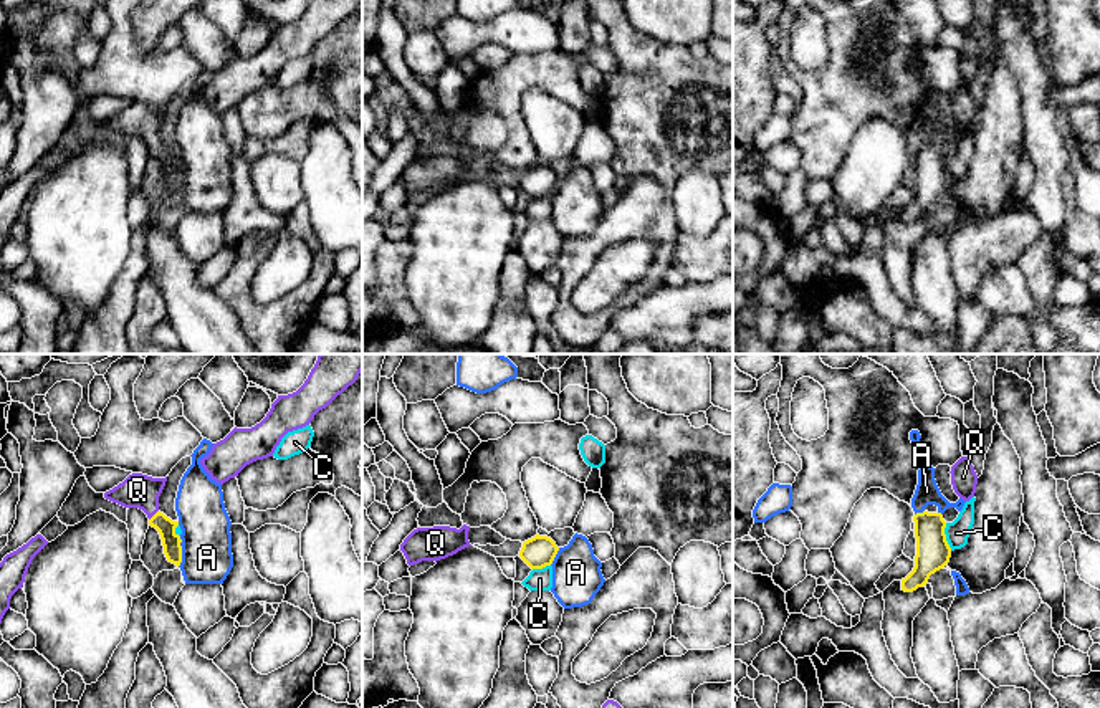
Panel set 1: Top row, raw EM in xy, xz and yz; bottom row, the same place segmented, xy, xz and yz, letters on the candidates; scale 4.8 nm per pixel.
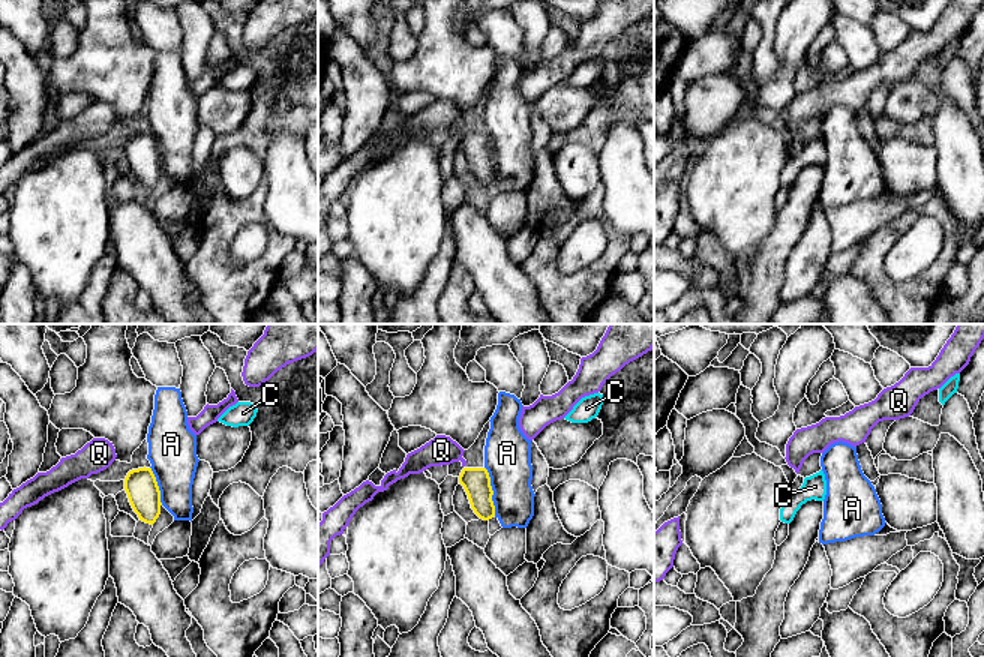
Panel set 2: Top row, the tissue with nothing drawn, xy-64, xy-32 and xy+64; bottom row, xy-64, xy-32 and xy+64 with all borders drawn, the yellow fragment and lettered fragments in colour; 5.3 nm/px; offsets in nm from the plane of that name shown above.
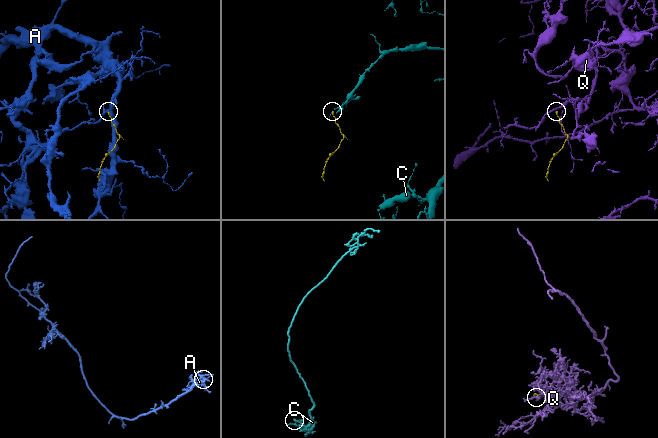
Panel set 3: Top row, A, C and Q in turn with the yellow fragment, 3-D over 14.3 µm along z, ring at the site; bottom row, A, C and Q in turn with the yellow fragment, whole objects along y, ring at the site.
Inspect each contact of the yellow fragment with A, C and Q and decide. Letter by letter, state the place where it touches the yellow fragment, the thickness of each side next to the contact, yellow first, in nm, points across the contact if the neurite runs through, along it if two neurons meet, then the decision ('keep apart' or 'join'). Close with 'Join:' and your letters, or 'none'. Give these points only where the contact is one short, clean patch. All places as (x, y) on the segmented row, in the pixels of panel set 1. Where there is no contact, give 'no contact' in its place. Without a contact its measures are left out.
A: meets yellow in xy at (181, 551); 90 nm thick on the yellow side, 240 nm on the other; border along xy (181, 536), (181, 563), (177, 566); keep apart
C: meets yellow in yz at (945, 536); 170 nm thick on the yellow side, 110 nm on the other; border along yz (945, 523), (945, 540), (951, 550); keep apart
Q: meets yellow in xy at (154, 515); 90 nm thick on the yellow side, 170 nm on the other; runs through xy (171, 541), (167, 530), (154, 515), (148, 500), (138, 490); join
Join: Q

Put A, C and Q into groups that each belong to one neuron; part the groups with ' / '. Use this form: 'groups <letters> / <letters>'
groups A / C / Q

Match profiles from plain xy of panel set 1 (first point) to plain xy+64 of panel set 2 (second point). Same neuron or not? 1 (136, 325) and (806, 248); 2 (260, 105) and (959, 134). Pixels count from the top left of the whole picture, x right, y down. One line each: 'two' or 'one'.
1: one
2: two

